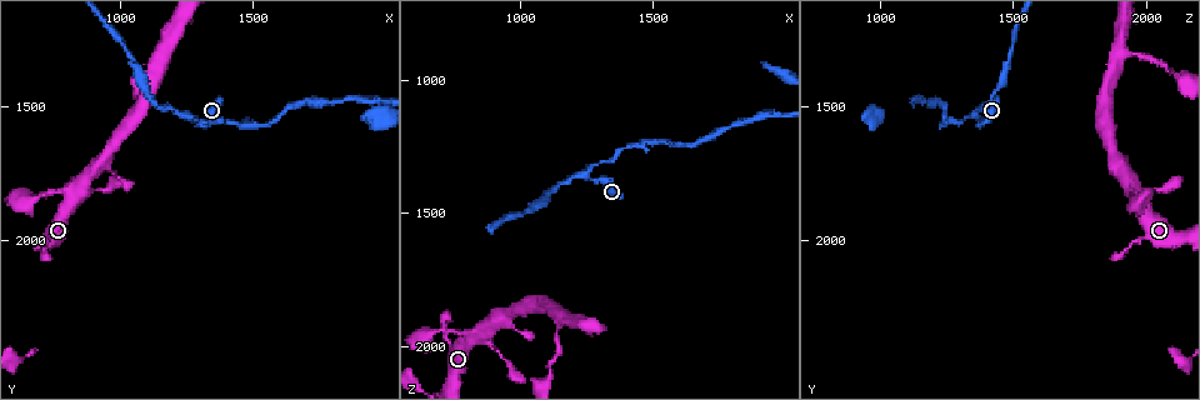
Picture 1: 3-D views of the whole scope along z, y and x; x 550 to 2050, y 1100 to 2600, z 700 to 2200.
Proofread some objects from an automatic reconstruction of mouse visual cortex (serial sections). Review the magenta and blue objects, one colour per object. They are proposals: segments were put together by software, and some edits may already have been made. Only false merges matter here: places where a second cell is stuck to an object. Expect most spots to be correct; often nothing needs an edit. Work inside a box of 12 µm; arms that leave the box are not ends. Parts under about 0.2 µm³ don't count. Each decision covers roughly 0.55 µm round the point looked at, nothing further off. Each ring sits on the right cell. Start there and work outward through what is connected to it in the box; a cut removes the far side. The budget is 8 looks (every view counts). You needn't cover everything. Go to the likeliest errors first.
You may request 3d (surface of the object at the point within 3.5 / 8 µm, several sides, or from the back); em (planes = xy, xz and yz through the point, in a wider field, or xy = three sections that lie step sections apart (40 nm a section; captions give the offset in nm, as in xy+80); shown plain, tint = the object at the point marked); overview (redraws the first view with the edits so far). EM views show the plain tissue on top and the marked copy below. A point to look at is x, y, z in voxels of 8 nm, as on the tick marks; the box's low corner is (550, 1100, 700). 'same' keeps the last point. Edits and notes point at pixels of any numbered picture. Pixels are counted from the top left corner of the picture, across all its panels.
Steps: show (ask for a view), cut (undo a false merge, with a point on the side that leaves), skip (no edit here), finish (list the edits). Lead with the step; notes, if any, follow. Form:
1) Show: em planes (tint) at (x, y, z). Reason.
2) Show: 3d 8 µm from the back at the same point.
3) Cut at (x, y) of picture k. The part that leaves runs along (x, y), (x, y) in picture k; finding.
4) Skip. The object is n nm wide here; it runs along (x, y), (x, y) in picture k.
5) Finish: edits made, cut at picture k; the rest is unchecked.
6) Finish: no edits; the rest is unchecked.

Show: 3d 8 µm at (1250, 1530, 1350). Abrupt turn.

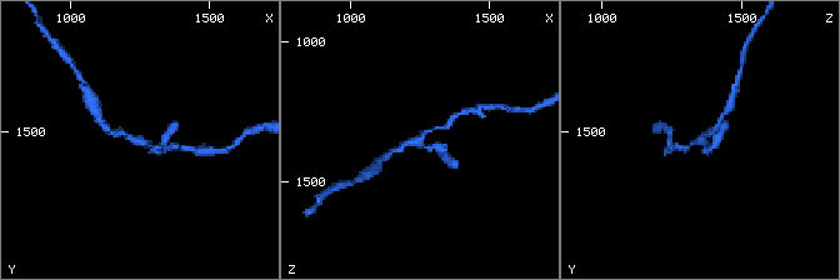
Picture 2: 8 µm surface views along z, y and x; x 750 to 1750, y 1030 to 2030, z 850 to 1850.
Show: em xy step 5 (tint) at (1240, 1540, 1340).

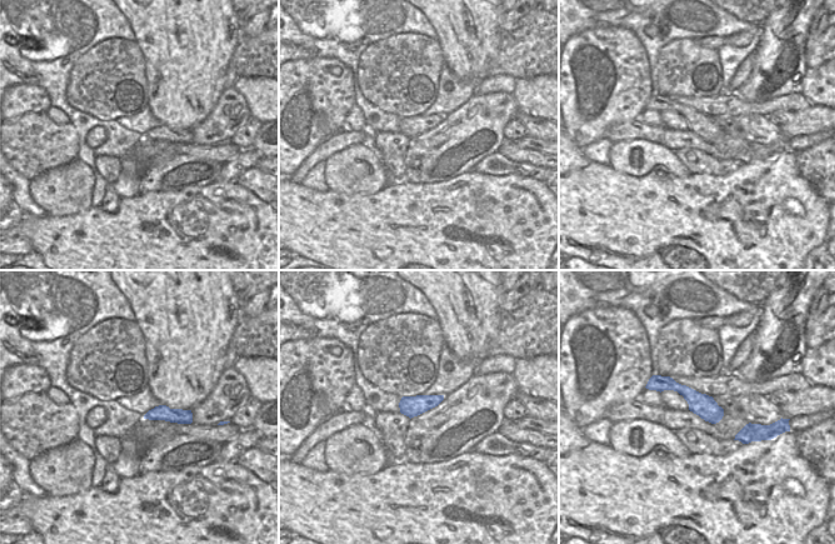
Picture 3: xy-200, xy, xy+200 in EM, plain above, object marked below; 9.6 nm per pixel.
Skip. One cell here.

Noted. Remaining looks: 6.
Show: 3d 3.5 µm at (1150, 1300, 1890). Sudden change in width.

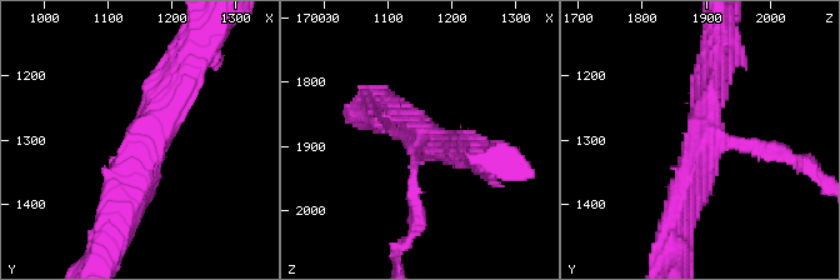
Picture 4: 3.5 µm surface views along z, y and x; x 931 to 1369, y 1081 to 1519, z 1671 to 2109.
Show: em xy step 5 (tint) at (1150, 1310, 1900). 3 arms meet here; the arms are 200, 400, 400 nm wide; shape alone is not enough.

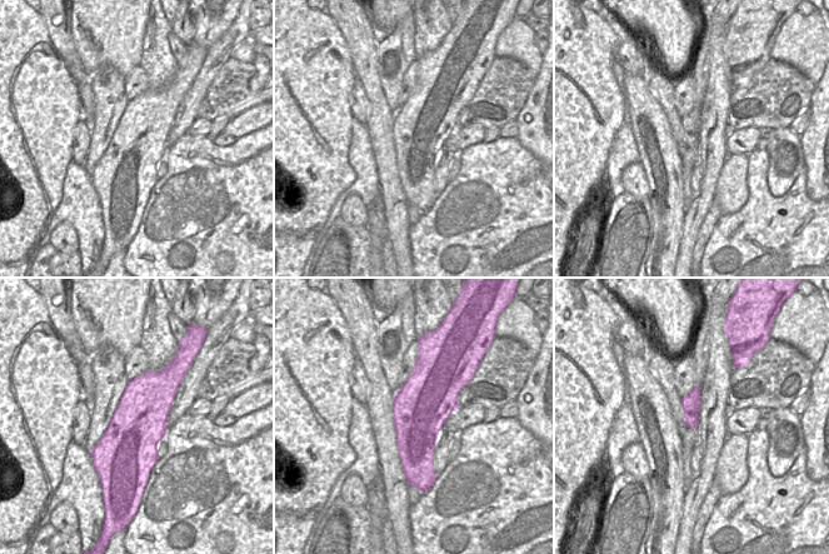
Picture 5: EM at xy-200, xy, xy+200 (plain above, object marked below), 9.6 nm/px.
Skip. It runs along (123, 216), (141, 144), (188, 75) in picture 4; continuous, no second cell.

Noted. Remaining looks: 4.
Show: em xy step 5 (tint) at (710, 1830, 1940). Narrows sharply.

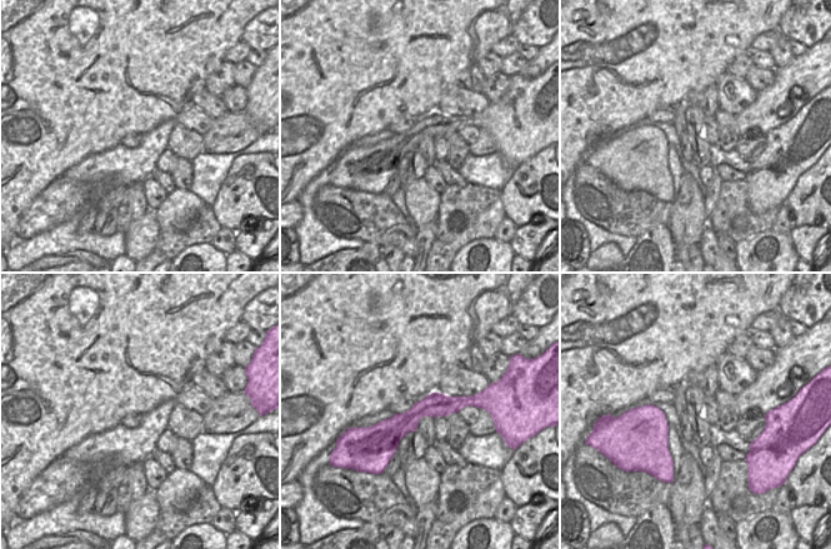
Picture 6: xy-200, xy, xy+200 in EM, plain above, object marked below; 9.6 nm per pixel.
Show: 3d 3.5 µm at the same point.

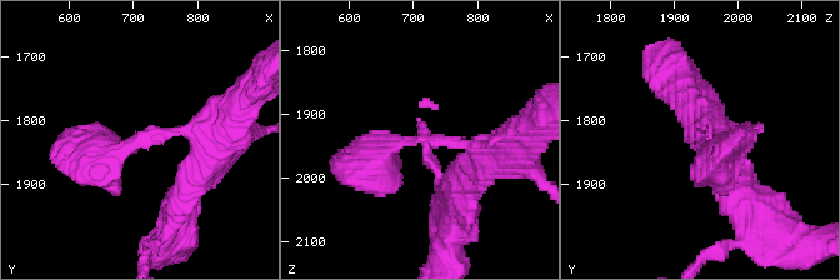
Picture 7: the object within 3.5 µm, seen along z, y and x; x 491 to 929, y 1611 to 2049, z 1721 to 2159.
Skip. It runs along (495, 154), (404, 141), (350, 166) in picture 7; one cell here.

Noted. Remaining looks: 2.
Finish: no edits; the rest is unchecked.

